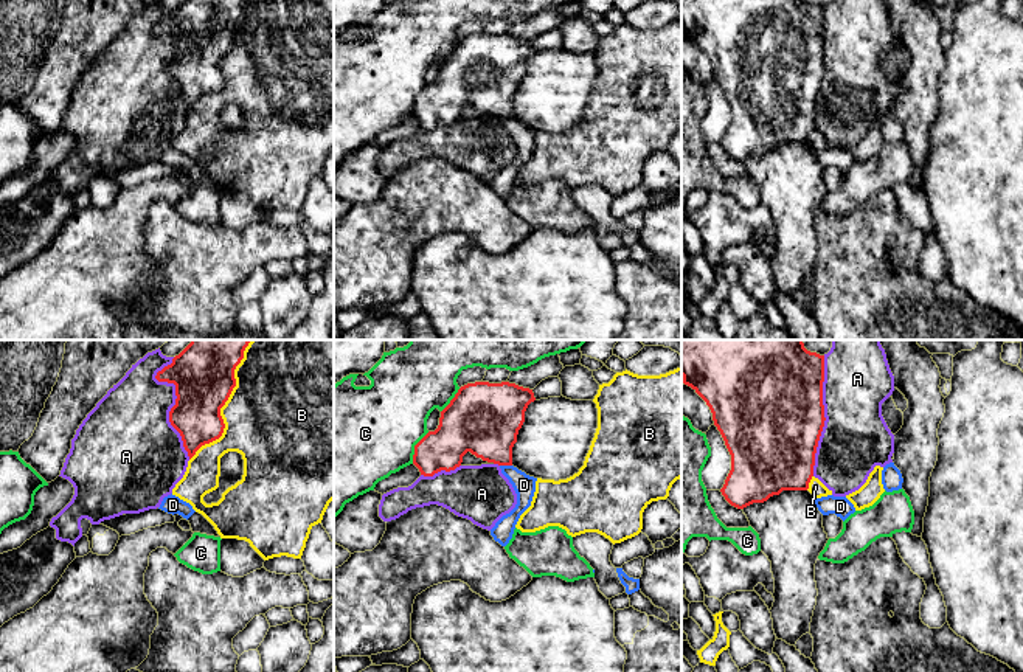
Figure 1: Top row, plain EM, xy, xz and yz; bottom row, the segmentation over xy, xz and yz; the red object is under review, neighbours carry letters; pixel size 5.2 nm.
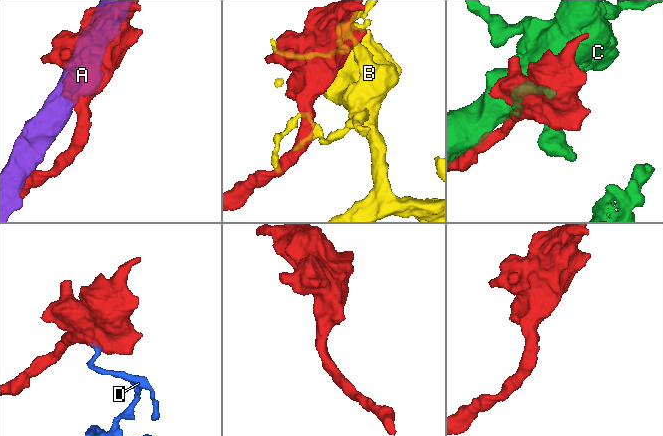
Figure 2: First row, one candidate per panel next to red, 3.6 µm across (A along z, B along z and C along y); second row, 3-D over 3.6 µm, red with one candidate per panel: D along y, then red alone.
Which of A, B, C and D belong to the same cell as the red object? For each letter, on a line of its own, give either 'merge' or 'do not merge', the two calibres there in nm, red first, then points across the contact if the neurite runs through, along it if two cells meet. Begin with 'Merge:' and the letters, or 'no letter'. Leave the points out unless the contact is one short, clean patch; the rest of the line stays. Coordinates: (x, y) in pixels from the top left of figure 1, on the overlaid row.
Merge: no letter
A: do not merge; 500 nm thick on the red side, 360 nm on the other
B: do not merge; 320 nm thick on the red side, 480 nm on the other
C: do not merge; 240 nm thick on the red side, 480 nm on the other
D: do not merge; 340 nm thick on the red side, 120 nm on the other; border along xz (500, 464), (511, 466)

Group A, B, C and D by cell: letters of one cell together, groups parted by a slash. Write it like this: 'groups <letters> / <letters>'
groups A / B / C / D

